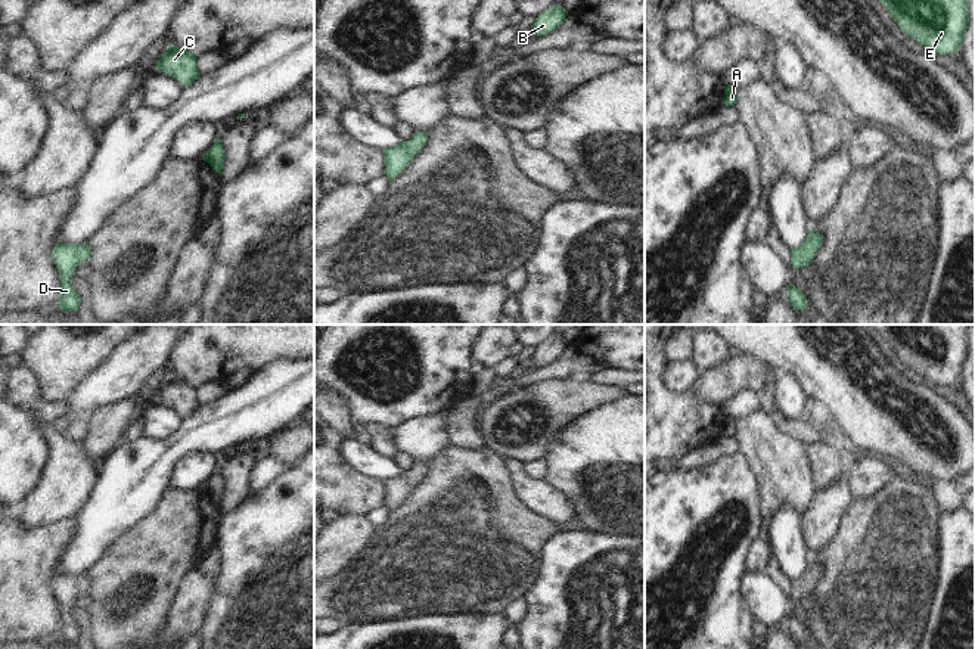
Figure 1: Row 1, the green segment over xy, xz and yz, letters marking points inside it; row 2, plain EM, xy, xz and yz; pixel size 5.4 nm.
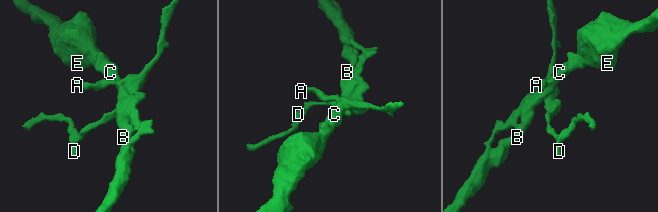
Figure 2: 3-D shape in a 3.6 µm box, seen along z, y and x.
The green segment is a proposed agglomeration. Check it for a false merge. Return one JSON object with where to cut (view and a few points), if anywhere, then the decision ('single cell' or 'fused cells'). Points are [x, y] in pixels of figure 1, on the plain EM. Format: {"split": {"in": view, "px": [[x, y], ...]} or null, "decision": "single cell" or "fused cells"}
{"split": null, "decision": "single cell"}

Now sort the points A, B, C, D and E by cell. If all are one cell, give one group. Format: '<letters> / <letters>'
A B C D E

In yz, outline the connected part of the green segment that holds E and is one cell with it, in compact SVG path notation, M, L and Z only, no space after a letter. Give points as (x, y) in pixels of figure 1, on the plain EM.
M872 324L900 358L932 385L959 382L969 354L969 324Z

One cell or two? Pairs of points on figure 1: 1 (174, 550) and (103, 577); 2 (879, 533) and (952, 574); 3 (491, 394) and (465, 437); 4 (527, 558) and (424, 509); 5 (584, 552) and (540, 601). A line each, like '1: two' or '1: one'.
1: one
2: two
3: one
4: one
5: one

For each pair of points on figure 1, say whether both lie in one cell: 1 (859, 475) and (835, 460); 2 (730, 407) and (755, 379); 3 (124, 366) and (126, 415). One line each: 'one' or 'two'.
1: two
2: two
3: two

